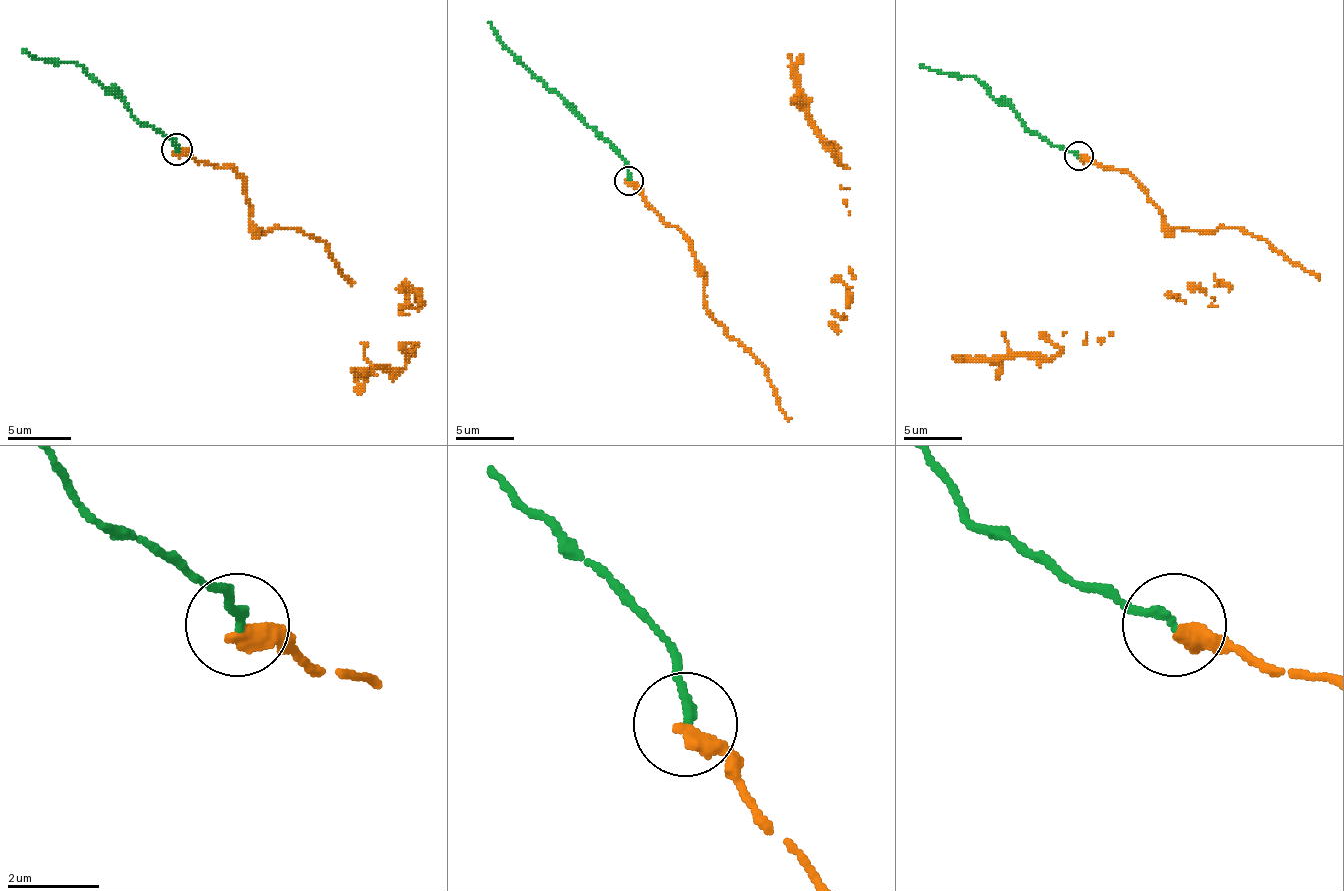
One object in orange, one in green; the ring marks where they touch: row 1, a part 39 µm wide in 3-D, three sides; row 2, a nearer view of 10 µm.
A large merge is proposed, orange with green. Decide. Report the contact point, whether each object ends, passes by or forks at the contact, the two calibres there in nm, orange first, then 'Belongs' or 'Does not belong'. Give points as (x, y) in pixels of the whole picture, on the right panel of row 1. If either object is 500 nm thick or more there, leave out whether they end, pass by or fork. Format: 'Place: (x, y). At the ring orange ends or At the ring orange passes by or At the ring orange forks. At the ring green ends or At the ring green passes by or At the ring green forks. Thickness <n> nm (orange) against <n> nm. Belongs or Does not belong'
Place: (1078, 155). At the ring orange ends. At the ring green ends. Thickness 400 nm (orange) against 200 nm. Belongs

